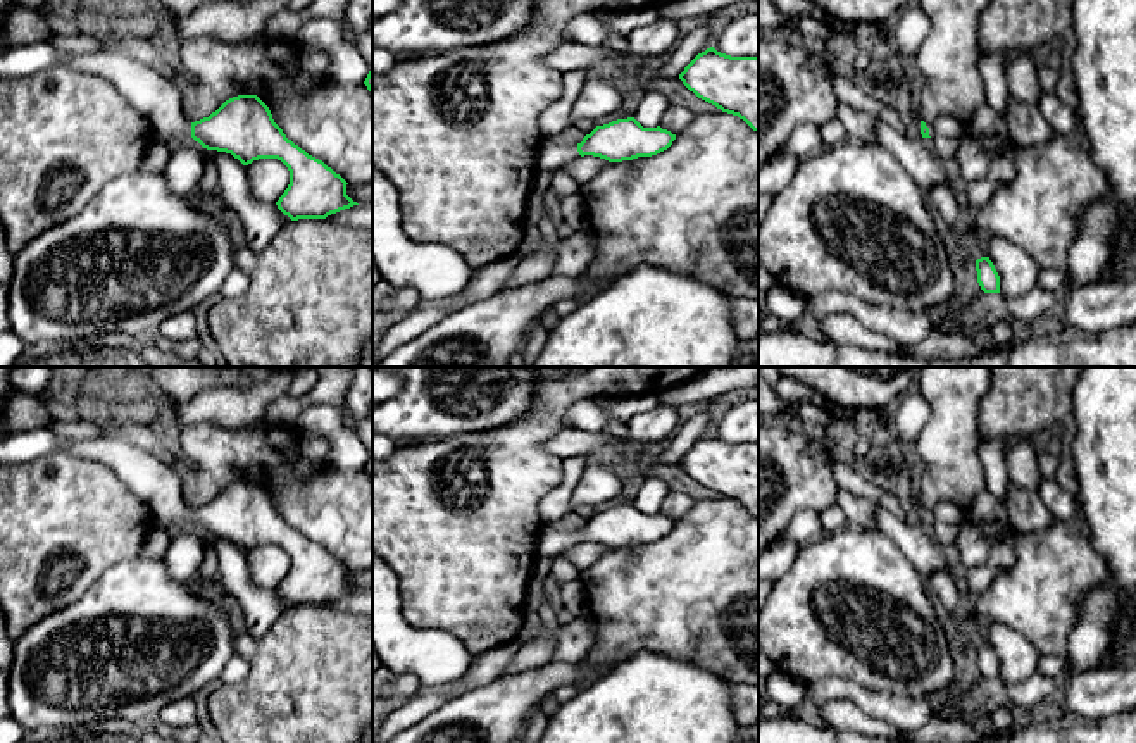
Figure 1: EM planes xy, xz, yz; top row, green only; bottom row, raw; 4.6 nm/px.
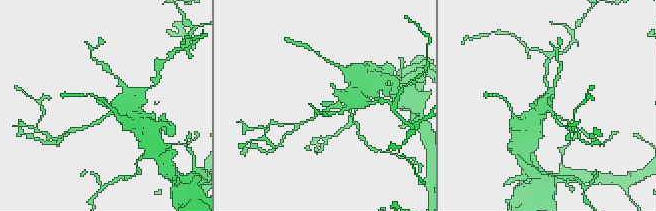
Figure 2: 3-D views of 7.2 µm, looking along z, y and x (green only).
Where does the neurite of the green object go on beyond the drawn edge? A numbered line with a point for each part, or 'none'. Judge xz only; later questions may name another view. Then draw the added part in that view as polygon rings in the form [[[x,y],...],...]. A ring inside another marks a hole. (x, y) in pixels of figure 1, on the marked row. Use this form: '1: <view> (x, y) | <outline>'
1: xz (552, 154) | [[[555,138],[541,140],[536,152],[538,169],[555,171],[579,157],[576,143],[560,143]]]

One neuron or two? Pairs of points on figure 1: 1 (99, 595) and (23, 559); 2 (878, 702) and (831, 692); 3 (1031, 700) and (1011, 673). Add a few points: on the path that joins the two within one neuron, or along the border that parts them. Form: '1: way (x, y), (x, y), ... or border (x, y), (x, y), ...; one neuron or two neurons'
1: border (118, 562), (74, 602), (54, 612); two neurons
2: way (866, 699), (843, 692); one neuron
3: border (1035, 671), (1007, 686); two neurons

